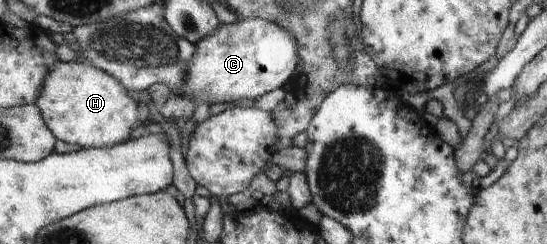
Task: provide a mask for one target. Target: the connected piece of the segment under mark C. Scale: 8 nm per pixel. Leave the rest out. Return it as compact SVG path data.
M239 17L236 23L219 24L216 33L200 39L196 43L197 51L189 65L189 73L177 97L190 100L198 107L200 103L211 103L214 110L232 105L238 99L258 99L290 79L298 65L300 47L296 47L297 38L281 24L260 17L256 19Z

